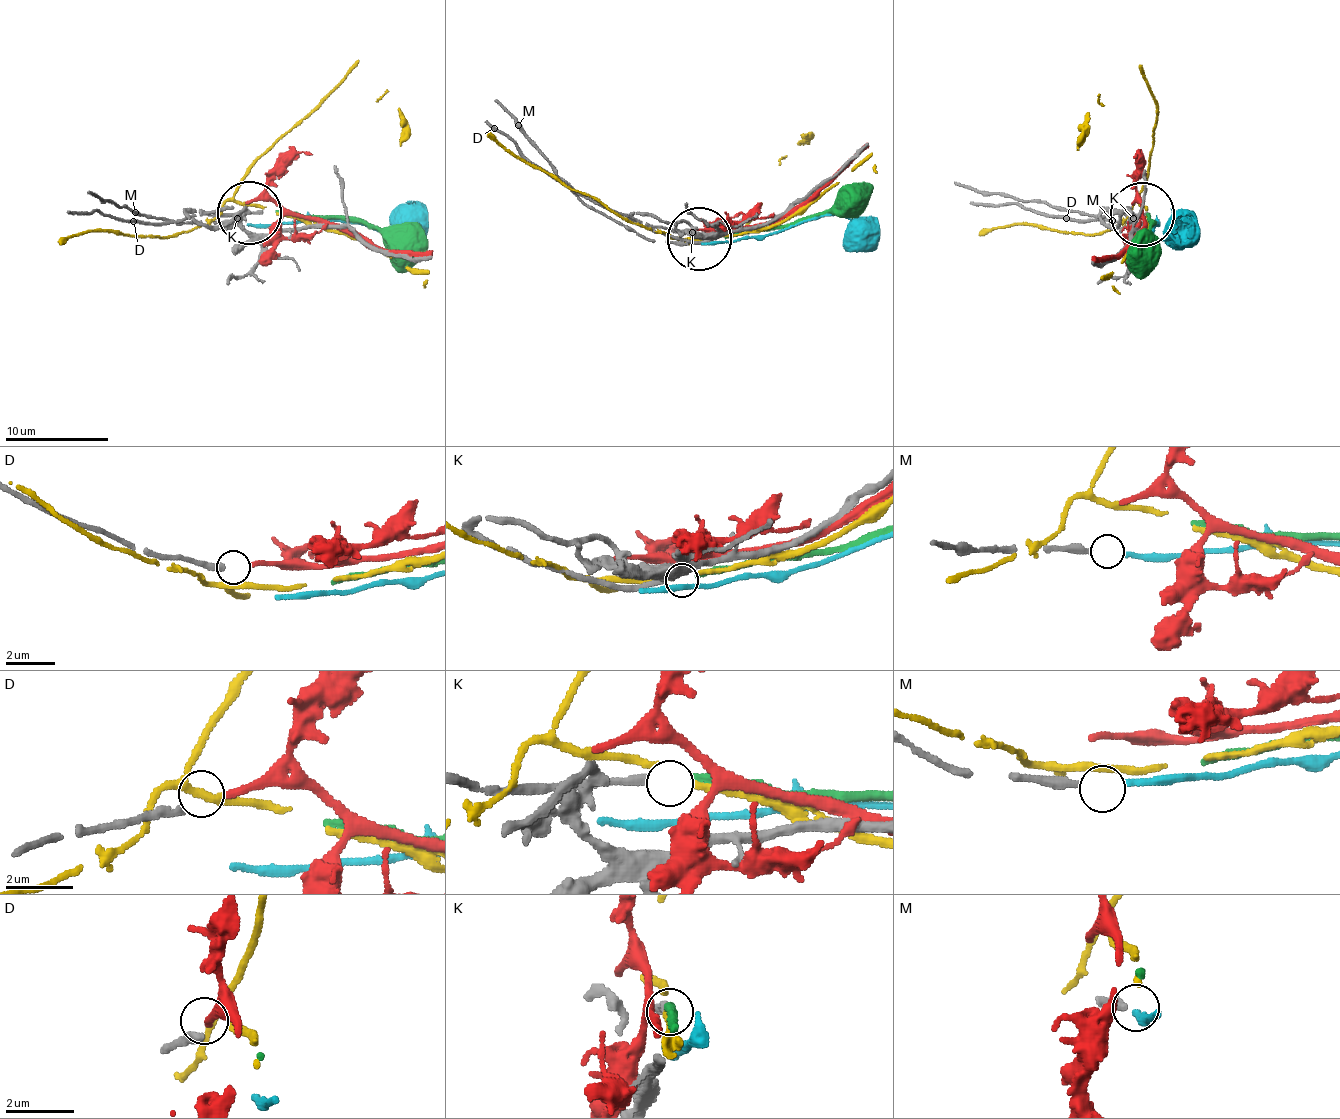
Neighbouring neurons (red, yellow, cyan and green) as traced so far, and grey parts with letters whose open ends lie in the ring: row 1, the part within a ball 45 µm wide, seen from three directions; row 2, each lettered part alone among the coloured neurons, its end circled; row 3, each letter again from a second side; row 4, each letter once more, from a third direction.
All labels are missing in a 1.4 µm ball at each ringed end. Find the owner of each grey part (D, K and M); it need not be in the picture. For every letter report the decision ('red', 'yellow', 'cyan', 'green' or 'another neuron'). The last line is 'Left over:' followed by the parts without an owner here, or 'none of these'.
D: red
K: green
M: cyan
Left over: none of these

